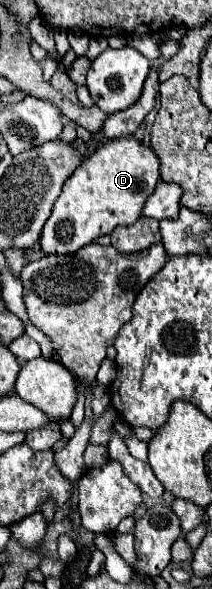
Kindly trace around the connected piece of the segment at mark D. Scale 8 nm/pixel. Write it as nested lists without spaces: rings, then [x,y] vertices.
[[[131,136],[107,140],[105,144],[101,144],[101,148],[97,146],[95,152],[89,154],[89,158],[85,158],[81,162],[81,168],[77,168],[77,172],[73,172],[73,176],[63,184],[61,196],[55,200],[53,212],[41,232],[41,240],[39,240],[41,250],[45,254],[53,254],[53,256],[75,254],[83,246],[95,242],[99,236],[107,236],[117,226],[135,224],[135,220],[141,216],[141,210],[143,210],[147,198],[153,194],[157,182],[159,182],[159,160],[151,152],[151,148],[143,146],[141,142],[137,142]]]

